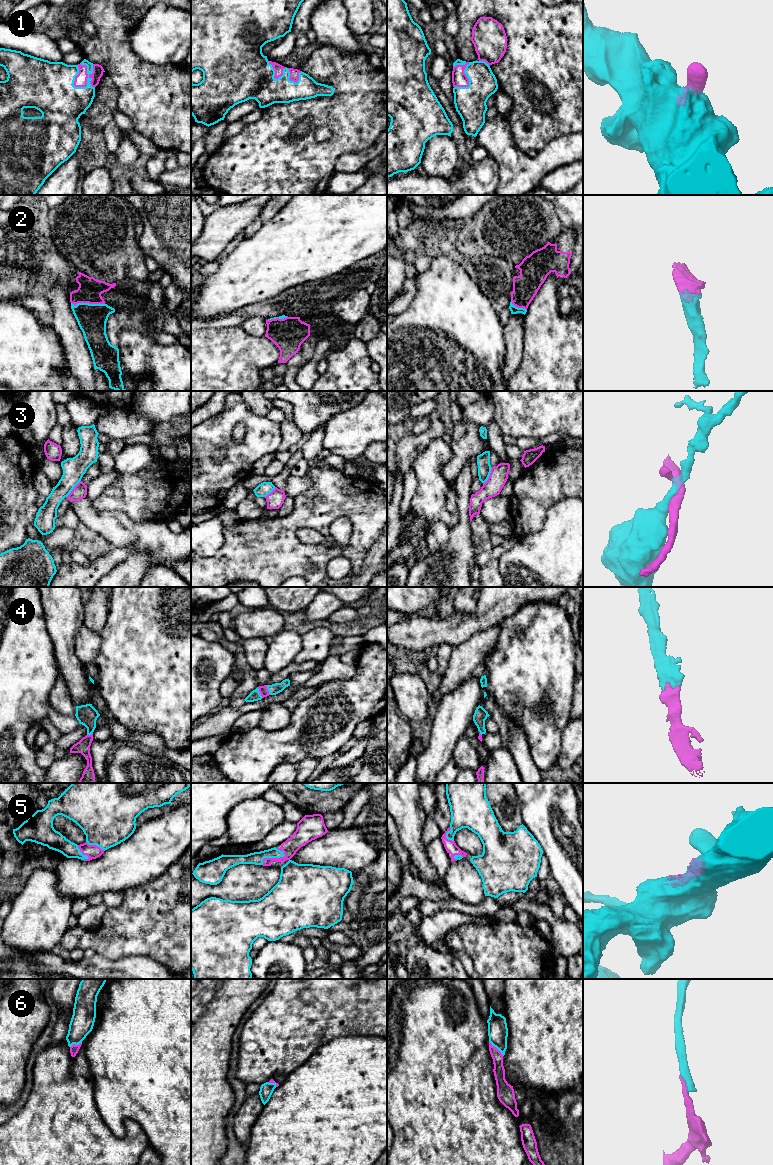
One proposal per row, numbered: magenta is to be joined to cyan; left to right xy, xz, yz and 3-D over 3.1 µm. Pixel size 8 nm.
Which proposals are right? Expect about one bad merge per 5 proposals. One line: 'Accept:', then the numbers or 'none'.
Accept: 1, 2, 4, 5, 6

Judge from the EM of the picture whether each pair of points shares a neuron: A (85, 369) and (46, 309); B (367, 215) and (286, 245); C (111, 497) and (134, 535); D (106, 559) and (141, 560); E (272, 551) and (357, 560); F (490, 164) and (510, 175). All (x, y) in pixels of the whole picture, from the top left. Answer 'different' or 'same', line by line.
A: different
B: same
C: different
D: different
E: same
F: different

